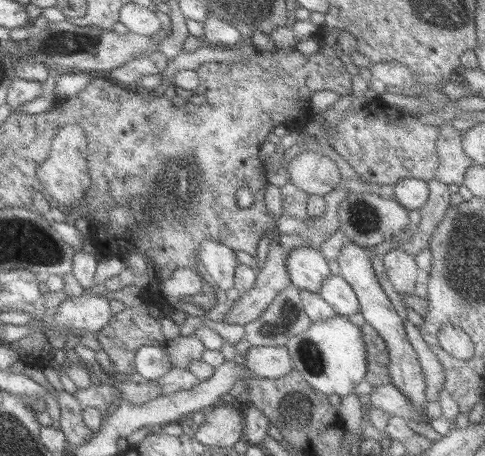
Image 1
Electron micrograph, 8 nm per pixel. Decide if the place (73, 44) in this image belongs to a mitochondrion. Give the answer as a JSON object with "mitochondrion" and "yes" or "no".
{"mitochondrion":"yes"}

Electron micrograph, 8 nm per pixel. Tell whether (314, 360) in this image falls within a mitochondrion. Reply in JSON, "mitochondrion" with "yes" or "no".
{"mitochondrion":"yes"}

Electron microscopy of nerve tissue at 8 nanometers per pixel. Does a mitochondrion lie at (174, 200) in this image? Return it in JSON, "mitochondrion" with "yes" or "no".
{"mitochondrion":"yes"}

